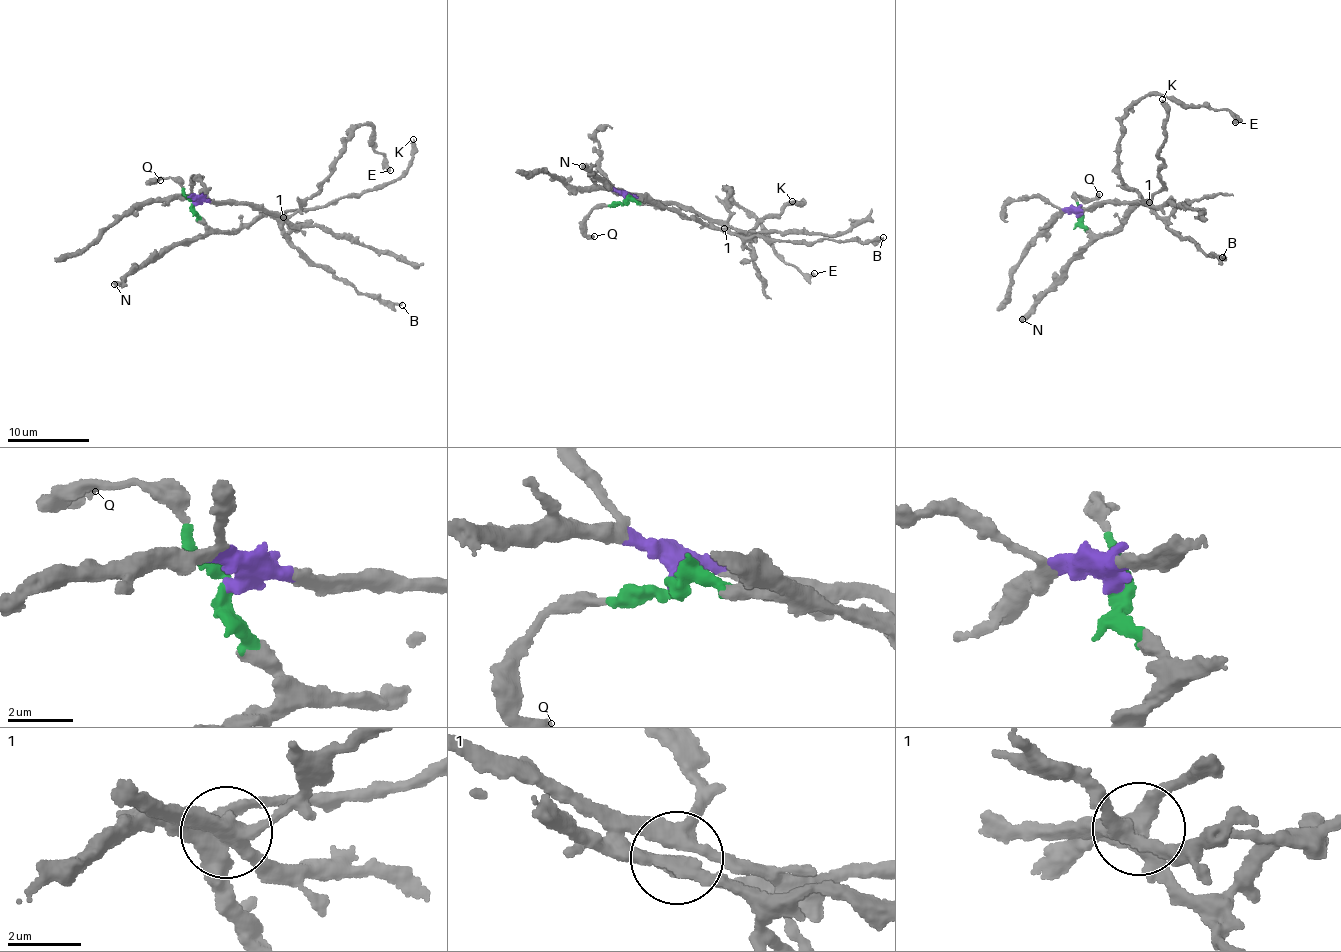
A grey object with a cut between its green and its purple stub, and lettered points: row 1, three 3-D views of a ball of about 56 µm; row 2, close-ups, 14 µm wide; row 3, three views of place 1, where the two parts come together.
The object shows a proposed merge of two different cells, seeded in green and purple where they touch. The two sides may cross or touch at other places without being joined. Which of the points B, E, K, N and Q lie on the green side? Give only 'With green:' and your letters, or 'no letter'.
With green: B, K, N, Q

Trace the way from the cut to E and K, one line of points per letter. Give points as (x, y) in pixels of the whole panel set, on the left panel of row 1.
E: (192, 203), (254, 204), (287, 216), (321, 190), (330, 163), (360, 125), (371, 125), (370, 144), (391, 171)
K: (192, 203), (211, 228), (232, 230), (267, 215), (327, 207), (392, 183), (411, 159), (413, 138)

